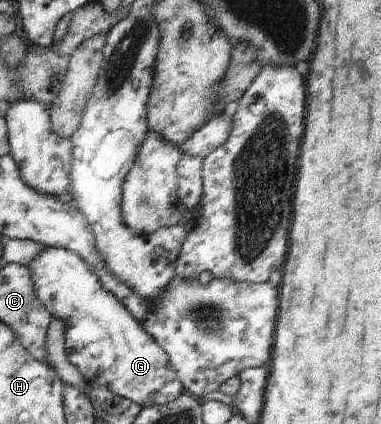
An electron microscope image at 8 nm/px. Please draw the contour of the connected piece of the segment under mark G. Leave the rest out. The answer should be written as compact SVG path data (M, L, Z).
M62 248L45 249L29 266L35 294L44 309L54 318L60 318L65 327L65 350L70 363L78 368L81 376L102 388L108 388L120 397L129 399L141 408L170 403L185 393L185 387L177 379L168 354L148 335L134 316L114 294L107 292L94 270L74 252Z

